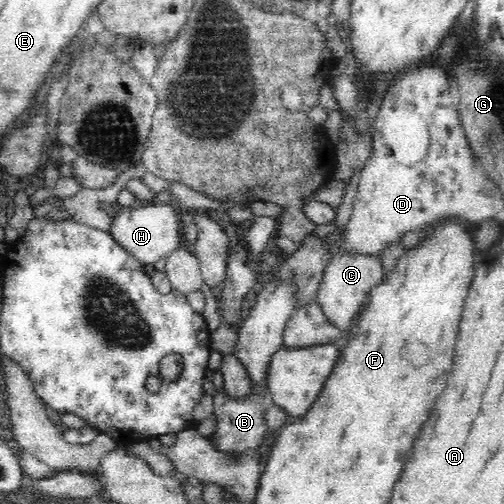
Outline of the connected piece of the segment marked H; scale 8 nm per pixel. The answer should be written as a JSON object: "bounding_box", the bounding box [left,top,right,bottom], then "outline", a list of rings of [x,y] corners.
{"bounding_box":[110,204,183,265],"outline":[[[155,204],[139,206],[136,209],[123,208],[110,225],[110,236],[129,256],[143,265],[155,263],[159,258],[167,258],[174,249],[183,246],[178,212],[180,207],[173,204]]]}

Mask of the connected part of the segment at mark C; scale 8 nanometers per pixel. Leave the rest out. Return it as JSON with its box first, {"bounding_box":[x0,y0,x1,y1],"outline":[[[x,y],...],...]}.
{"bounding_box":[317,249,384,331],"outline":[[[339,249],[325,264],[318,288],[317,302],[325,316],[342,331],[350,330],[354,316],[368,302],[368,295],[374,286],[378,286],[384,276],[383,262],[378,255],[366,255]]]}

